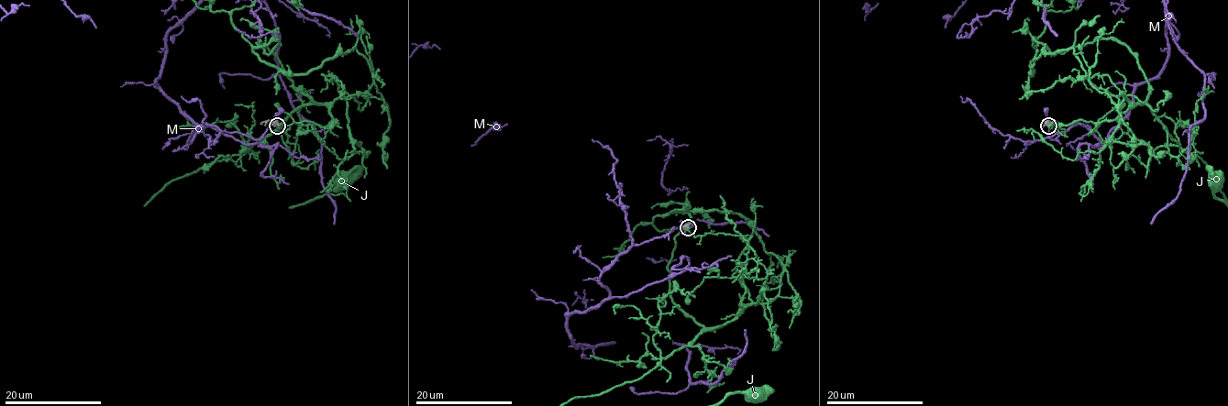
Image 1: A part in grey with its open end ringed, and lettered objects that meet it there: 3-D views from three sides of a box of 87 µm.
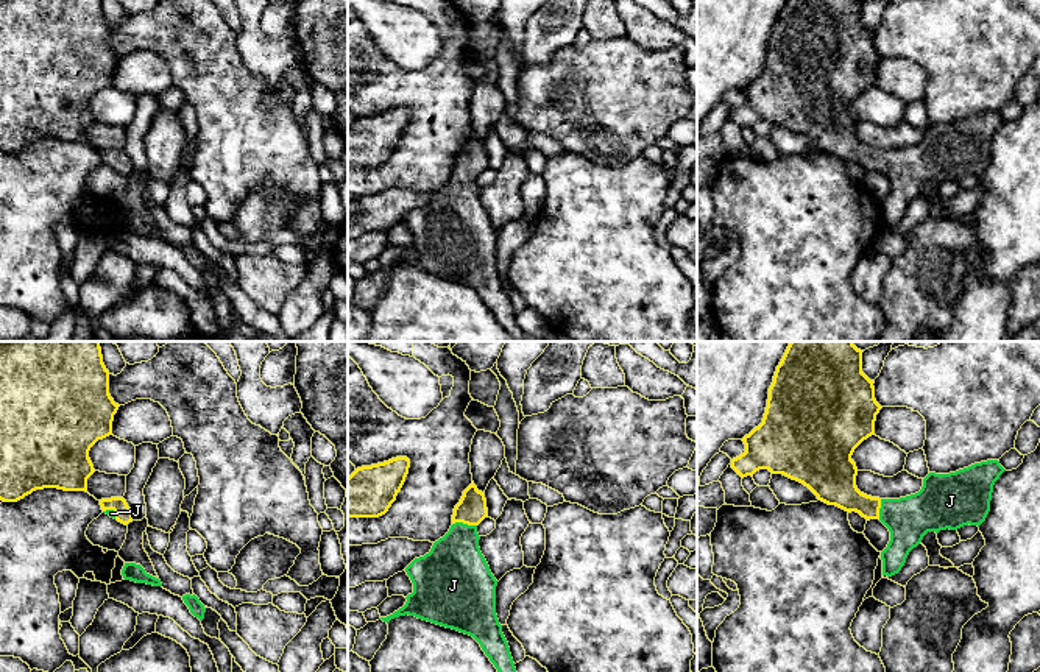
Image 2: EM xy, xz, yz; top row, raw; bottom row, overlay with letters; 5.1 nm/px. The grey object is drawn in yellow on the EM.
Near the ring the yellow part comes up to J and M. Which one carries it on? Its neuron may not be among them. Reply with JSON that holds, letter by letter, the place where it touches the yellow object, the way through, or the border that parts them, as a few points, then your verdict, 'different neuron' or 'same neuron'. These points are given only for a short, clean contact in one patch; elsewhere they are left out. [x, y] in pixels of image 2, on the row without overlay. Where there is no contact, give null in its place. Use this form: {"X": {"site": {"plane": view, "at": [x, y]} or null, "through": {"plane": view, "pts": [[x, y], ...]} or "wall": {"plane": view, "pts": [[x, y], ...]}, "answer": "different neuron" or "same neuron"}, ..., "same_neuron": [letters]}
{"J": {"site": {"plane": "xz", "at": [465, 173]}, "through": {"plane": "xz", "pts": [[471, 161], [465, 173], [454, 220]]}, "answer": "same neuron"}, "M": {"site": null, "answer": "different neuron"}, "same_neuron": ["J"]}

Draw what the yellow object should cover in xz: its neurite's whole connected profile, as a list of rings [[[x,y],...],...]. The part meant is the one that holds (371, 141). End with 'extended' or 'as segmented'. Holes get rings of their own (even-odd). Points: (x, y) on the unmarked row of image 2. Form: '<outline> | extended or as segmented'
[[[396,108],[384,114],[357,118],[348,128],[348,168],[379,168],[396,151],[410,111]]] | as segmented

